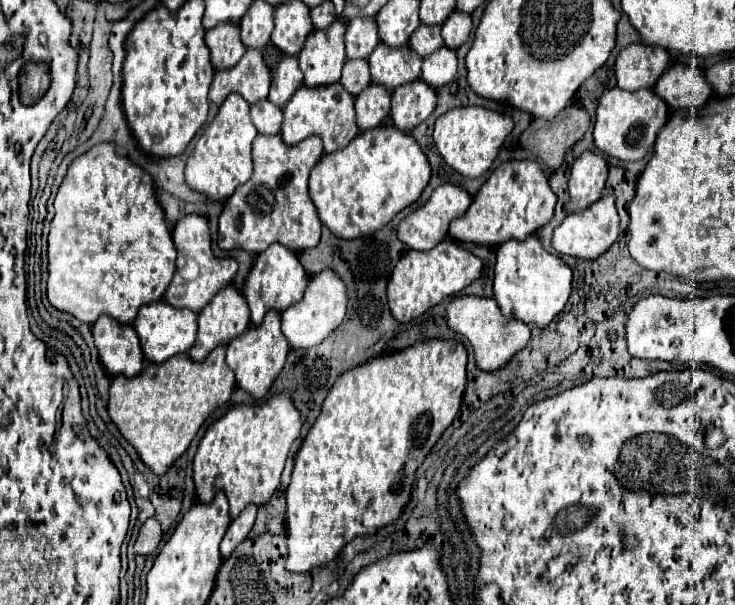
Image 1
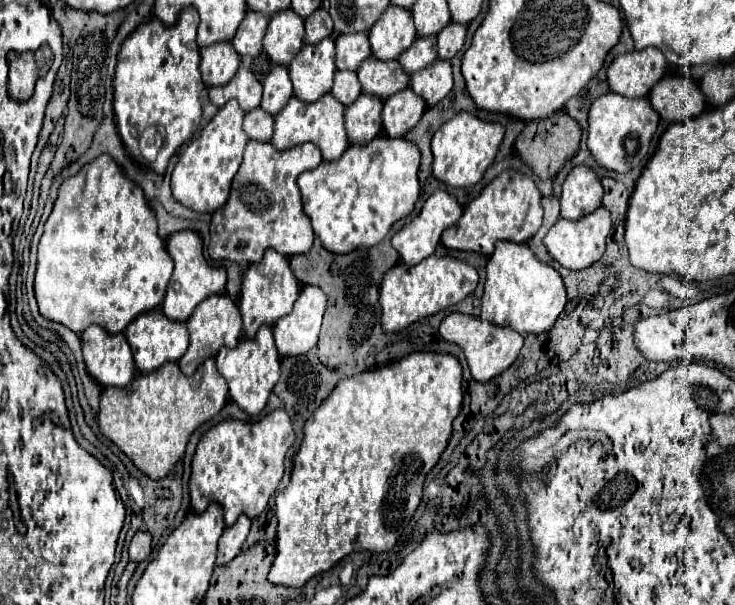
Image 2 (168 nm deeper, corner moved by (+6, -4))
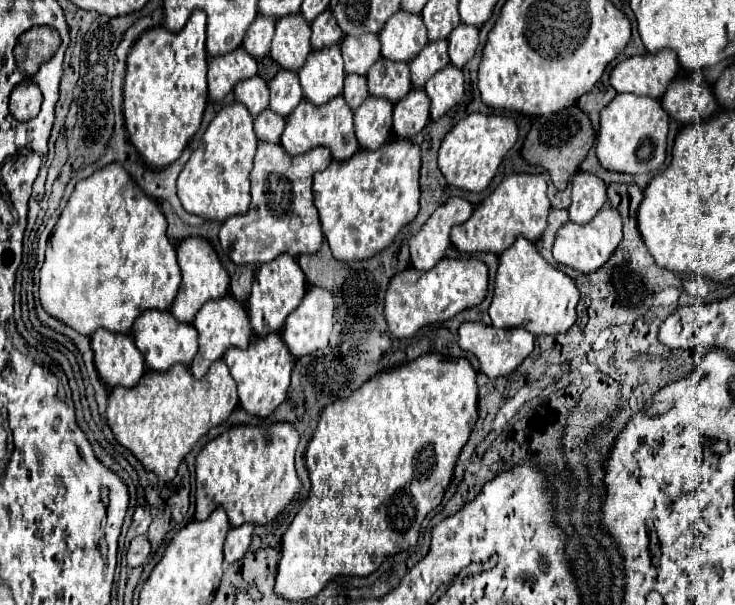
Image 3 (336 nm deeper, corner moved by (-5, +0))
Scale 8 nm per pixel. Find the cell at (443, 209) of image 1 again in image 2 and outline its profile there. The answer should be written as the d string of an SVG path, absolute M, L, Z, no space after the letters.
M434 191L434 193L428 197L428 201L424 203L420 215L414 217L414 219L412 219L408 225L404 225L400 231L396 231L394 237L392 237L392 247L400 253L402 263L406 263L406 265L416 265L416 263L420 263L422 259L430 257L430 255L436 251L436 245L438 245L438 241L440 241L442 231L444 231L446 227L454 225L454 223L460 219L460 215L462 215L462 207L460 207L460 203L456 201L456 197L452 197L452 195L446 193L446 191Z

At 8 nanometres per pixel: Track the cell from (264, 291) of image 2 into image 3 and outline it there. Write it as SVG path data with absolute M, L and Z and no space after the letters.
M279 255L279 259L261 265L249 297L249 321L253 331L259 337L267 337L273 331L281 333L287 315L299 307L305 291L307 291L307 281L303 279L303 271L299 269L297 261L291 255Z

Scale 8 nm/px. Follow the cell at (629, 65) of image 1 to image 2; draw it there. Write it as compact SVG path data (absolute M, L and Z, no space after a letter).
M656 47L622 53L608 67L610 89L624 97L644 97L662 79L666 59Z

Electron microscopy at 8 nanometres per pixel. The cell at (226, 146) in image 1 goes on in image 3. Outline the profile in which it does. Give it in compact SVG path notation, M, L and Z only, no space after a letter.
M233 103L223 107L207 131L203 133L201 145L191 153L177 179L177 195L185 211L203 219L225 221L233 215L245 215L251 205L249 171L253 165L257 137L253 133L253 117L247 107Z

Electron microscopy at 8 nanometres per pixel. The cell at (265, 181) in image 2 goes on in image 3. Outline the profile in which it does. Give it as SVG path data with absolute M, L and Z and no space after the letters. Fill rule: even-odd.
M261 141L257 145L253 169L251 169L251 195L253 195L251 209L247 215L237 215L237 217L233 215L231 219L227 219L219 231L221 247L229 255L229 259L239 265L259 265L259 263L267 263L283 253L287 253L291 257L299 257L303 253L317 253L323 243L323 233L321 233L321 221L319 221L317 209L313 205L311 183L313 183L313 175L317 171L327 169L329 163L331 163L331 153L325 147L317 147L299 157L293 157L293 155L287 155L281 145ZM293 217L301 219L301 227L297 231L289 229L289 221Z

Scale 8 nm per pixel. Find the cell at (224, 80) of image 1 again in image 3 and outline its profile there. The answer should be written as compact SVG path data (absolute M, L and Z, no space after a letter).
M251 77L243 83L235 85L235 99L243 103L253 117L257 117L261 111L269 107L269 91L267 83L261 77Z

